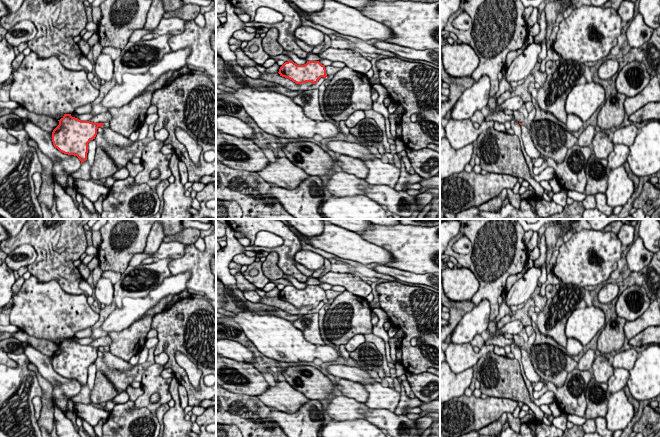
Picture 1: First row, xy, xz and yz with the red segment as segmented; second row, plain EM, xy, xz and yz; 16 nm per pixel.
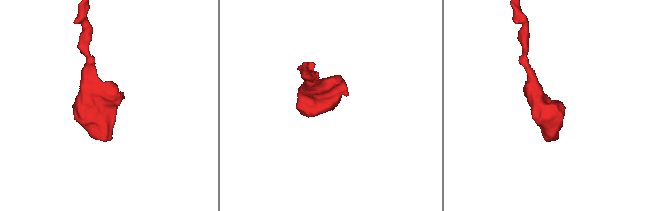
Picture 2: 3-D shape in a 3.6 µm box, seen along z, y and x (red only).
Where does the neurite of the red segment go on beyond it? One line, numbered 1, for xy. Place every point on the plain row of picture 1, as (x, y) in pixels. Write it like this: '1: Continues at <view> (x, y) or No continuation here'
1: Continues at xy (112, 362)

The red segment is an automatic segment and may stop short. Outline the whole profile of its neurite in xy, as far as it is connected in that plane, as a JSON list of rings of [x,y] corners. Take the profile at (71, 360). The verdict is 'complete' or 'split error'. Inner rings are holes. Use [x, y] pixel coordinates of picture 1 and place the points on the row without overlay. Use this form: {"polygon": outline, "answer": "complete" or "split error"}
{"polygon": [[[64,338],[58,345],[59,349],[52,356],[54,371],[64,378],[77,380],[81,388],[87,384],[88,367],[95,363],[99,351],[103,352],[104,362],[111,370],[128,372],[133,367],[129,362],[114,356],[104,347],[81,345],[72,341],[71,338]]], "answer": "split error"}

